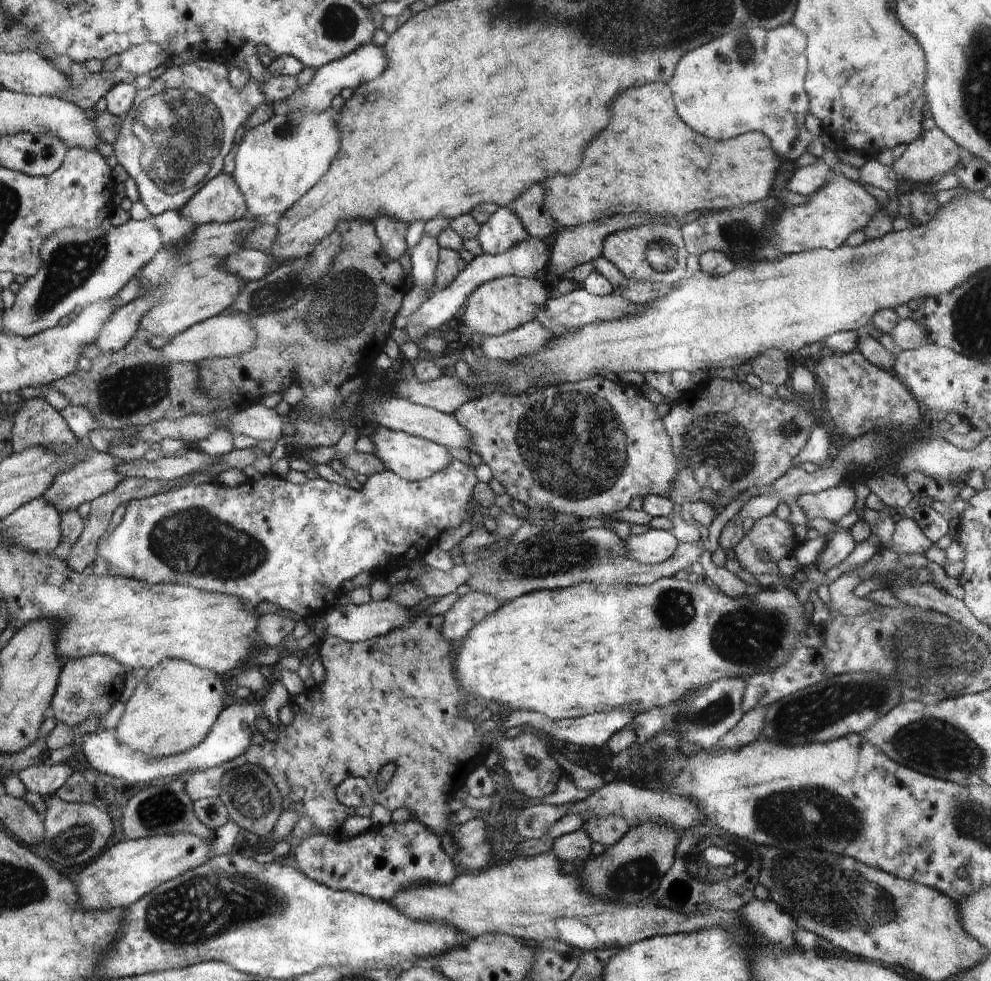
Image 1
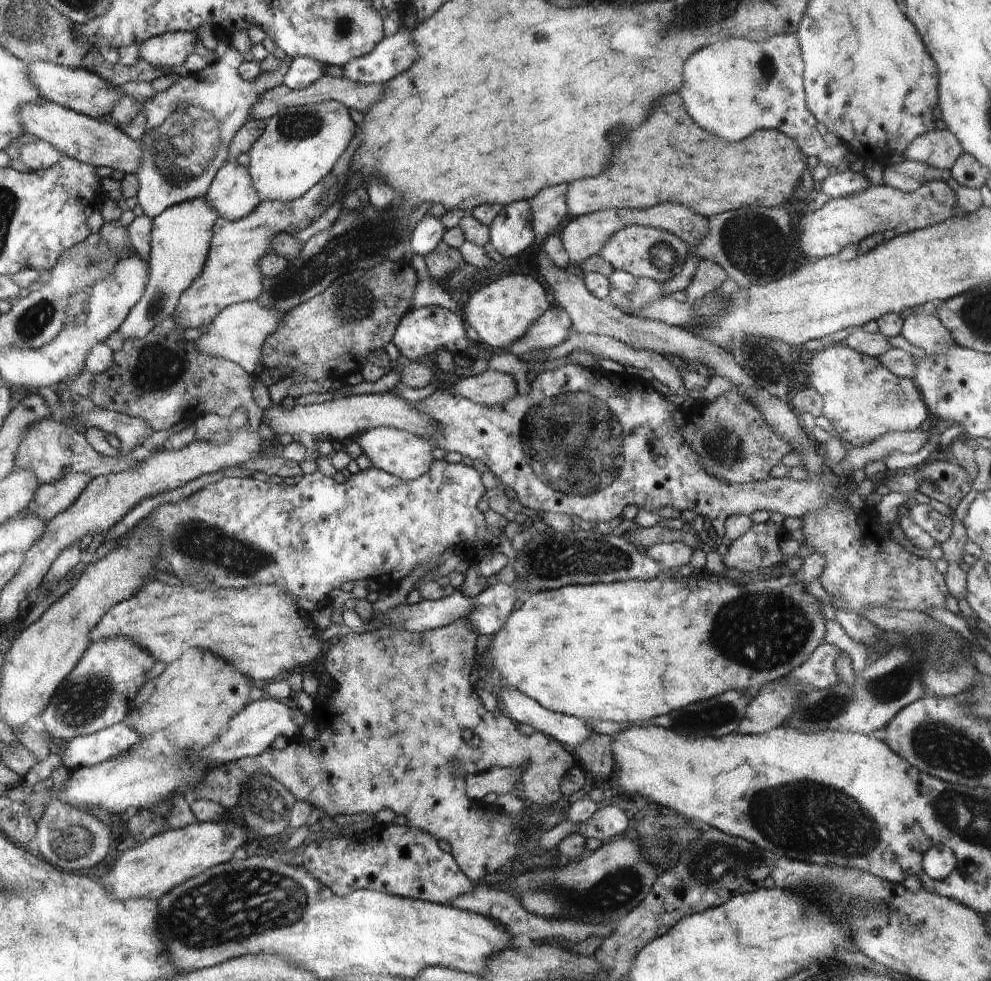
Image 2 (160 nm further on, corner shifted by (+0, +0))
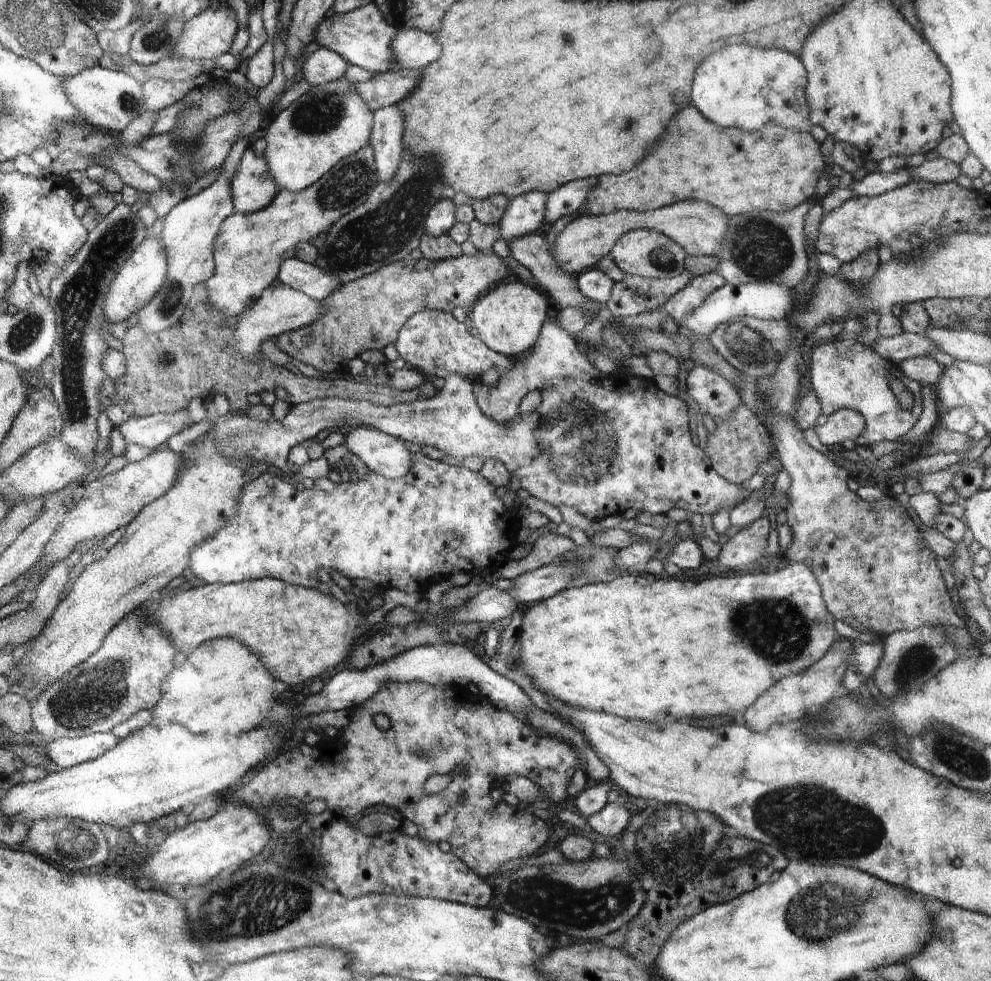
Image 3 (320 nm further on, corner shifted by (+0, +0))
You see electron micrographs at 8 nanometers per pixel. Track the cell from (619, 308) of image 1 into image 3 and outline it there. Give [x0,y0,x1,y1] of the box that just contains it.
[680,282,794,338]

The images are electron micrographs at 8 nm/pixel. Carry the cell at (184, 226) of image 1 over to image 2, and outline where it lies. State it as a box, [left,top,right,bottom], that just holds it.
[119,197,218,339]

